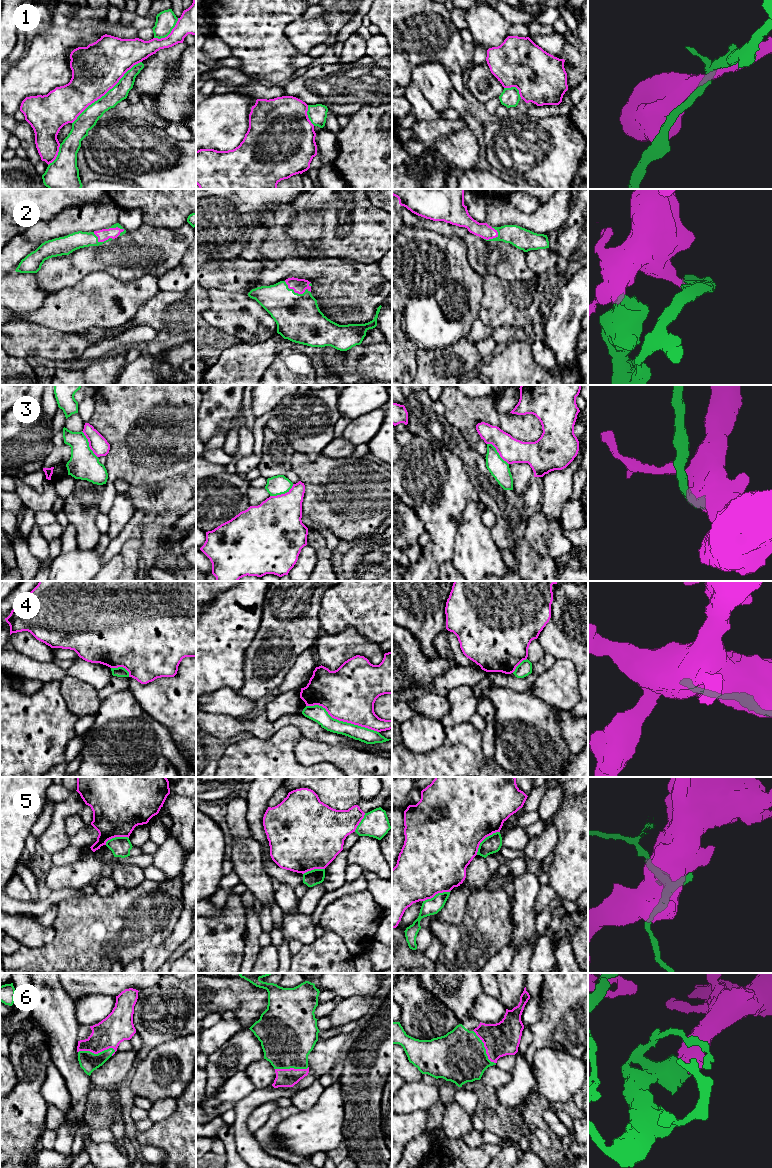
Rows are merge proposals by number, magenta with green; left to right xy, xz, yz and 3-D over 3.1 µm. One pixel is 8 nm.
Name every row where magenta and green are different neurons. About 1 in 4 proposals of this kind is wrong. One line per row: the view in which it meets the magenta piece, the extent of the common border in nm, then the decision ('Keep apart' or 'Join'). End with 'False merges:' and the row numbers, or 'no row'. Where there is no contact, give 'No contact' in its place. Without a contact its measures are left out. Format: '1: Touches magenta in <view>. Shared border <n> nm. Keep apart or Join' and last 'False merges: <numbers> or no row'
1: Touches magenta in xy. Shared border 750 nm. Join
2: Touches magenta in xz. Shared border 240 nm. Join
3: Touches magenta in xy. Shared border 260 nm. Keep apart
4: Touches magenta in xz. Shared border 600 nm. Join
5: Touches magenta in yz. Shared border 260 nm. Join
6: Touches magenta in xy. Shared border 300 nm. Join
False merges: 3

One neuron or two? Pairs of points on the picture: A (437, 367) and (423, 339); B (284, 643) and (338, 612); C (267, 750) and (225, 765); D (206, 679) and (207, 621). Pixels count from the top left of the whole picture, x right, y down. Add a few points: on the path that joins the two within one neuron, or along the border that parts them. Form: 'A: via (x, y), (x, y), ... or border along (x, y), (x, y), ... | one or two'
A: border along (452, 344), (443, 348), (428, 349), (426, 351) | two
B: border along (322, 599), (318, 616), (320, 628) | two
C: via (257, 760), (252, 765), (235, 765) | one
D: via (206, 665), (207, 635) | one

